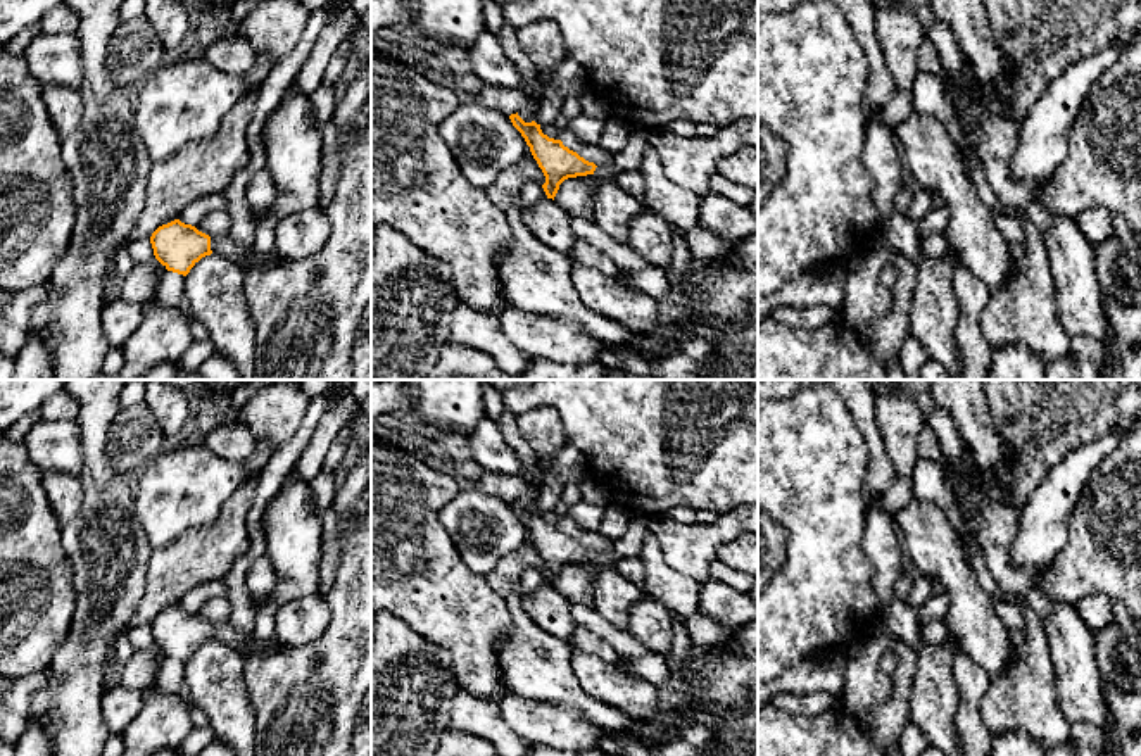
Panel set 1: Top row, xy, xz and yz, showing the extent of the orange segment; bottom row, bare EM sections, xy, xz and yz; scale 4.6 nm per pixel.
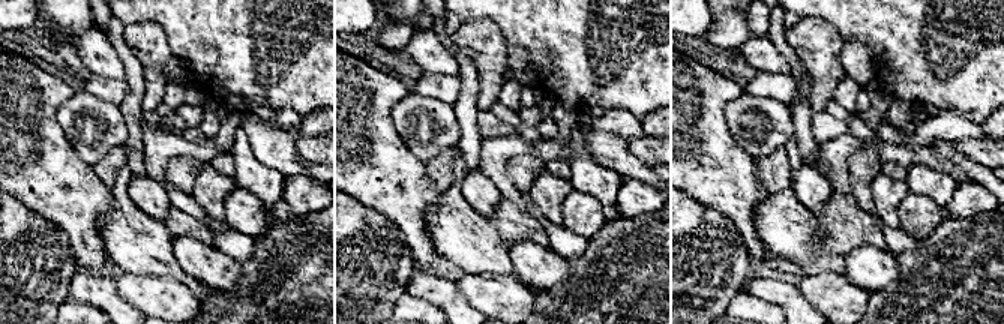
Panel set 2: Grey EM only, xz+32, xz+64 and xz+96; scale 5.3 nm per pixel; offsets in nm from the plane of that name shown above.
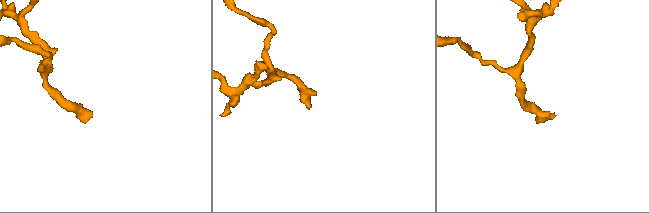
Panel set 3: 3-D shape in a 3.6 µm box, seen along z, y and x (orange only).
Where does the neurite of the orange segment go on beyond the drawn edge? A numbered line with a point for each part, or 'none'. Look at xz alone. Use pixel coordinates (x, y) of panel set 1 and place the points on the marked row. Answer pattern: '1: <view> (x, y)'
1: xz (610, 171)

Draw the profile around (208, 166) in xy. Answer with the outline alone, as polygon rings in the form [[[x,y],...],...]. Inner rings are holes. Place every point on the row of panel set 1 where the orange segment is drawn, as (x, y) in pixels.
[[[250,86],[223,117],[214,135],[186,143],[173,157],[152,166],[147,195],[129,242],[148,238],[181,211],[212,193],[226,192],[236,173],[247,166],[247,126],[252,121],[259,88]]]

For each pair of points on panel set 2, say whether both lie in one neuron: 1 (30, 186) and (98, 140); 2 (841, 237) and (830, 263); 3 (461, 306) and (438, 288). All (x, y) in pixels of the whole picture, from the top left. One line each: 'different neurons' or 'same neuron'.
1: different neurons
2: different neurons
3: same neuron

